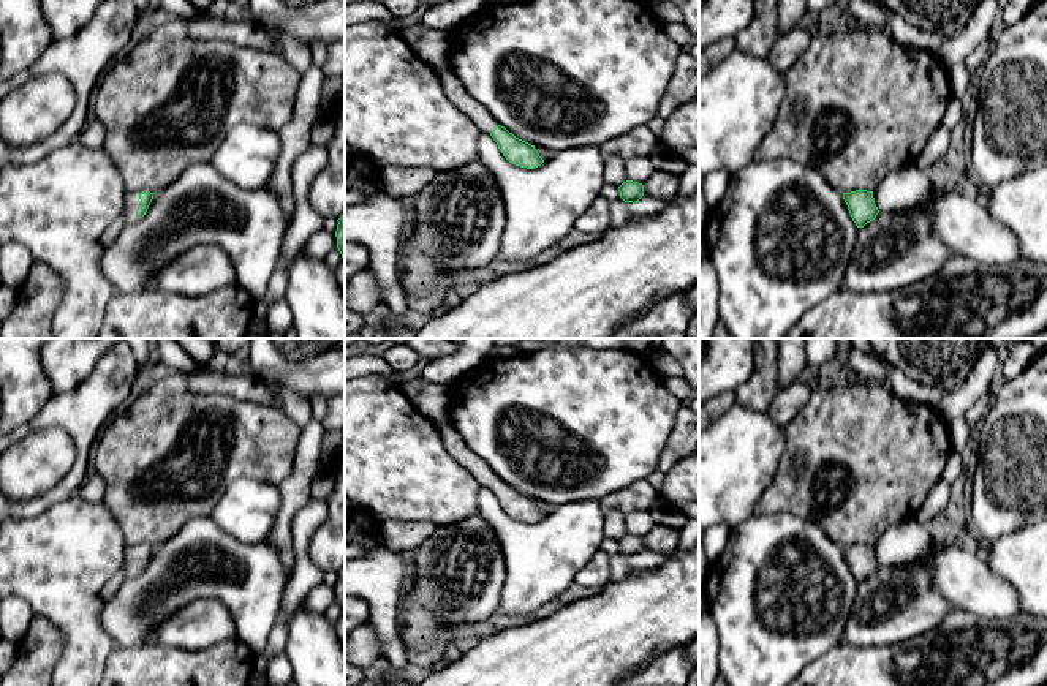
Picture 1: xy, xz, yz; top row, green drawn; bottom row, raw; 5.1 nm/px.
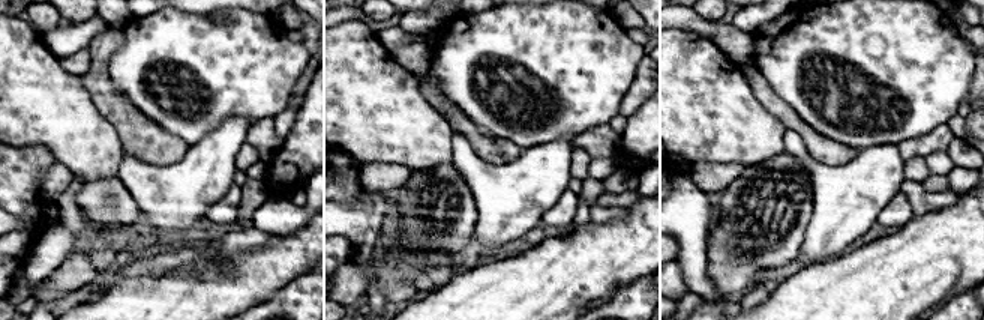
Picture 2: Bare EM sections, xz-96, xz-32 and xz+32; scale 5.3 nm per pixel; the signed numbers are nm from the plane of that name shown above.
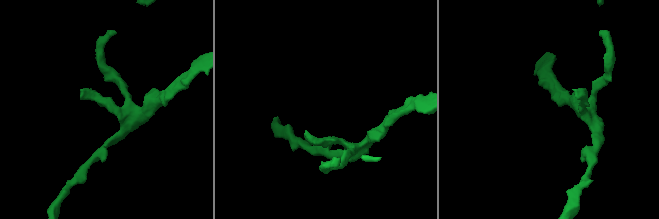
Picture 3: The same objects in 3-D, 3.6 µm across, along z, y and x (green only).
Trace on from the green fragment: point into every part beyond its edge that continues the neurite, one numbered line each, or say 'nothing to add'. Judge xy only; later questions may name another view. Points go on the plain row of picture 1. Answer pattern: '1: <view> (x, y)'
1: xy (132, 560)

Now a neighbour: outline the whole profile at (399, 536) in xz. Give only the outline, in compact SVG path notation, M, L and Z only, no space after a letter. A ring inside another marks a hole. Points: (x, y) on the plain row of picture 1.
M384 520L380 522L378 542L395 552L395 553L411 553L421 547L435 531L435 526L427 522L399 522Z

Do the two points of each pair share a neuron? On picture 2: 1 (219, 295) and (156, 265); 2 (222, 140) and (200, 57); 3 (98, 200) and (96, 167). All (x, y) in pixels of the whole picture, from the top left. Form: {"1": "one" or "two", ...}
{"1": "two", "2": "two", "3": "two"}

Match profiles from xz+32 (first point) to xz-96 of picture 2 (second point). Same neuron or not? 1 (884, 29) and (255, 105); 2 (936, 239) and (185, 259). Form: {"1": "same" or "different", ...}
{"1": "same", "2": "different"}

